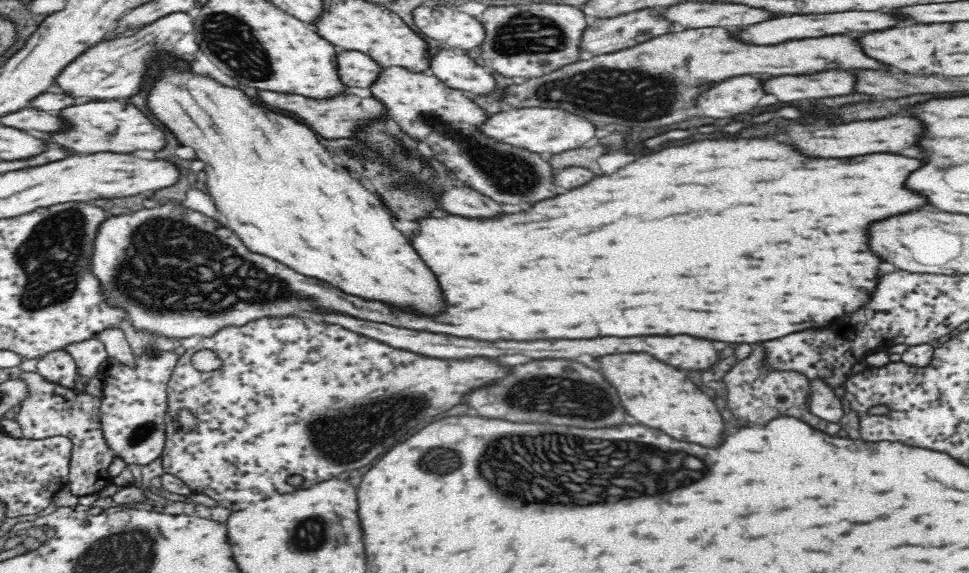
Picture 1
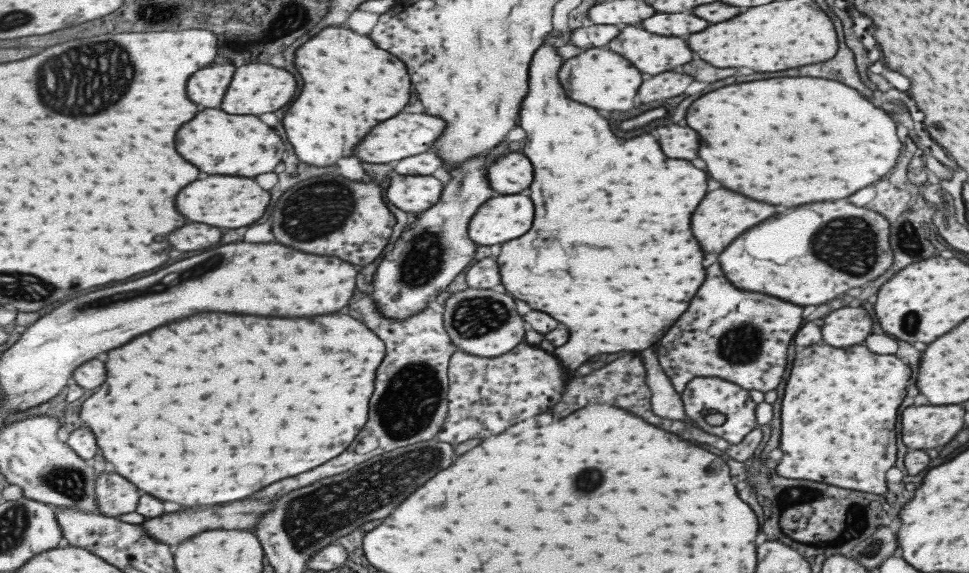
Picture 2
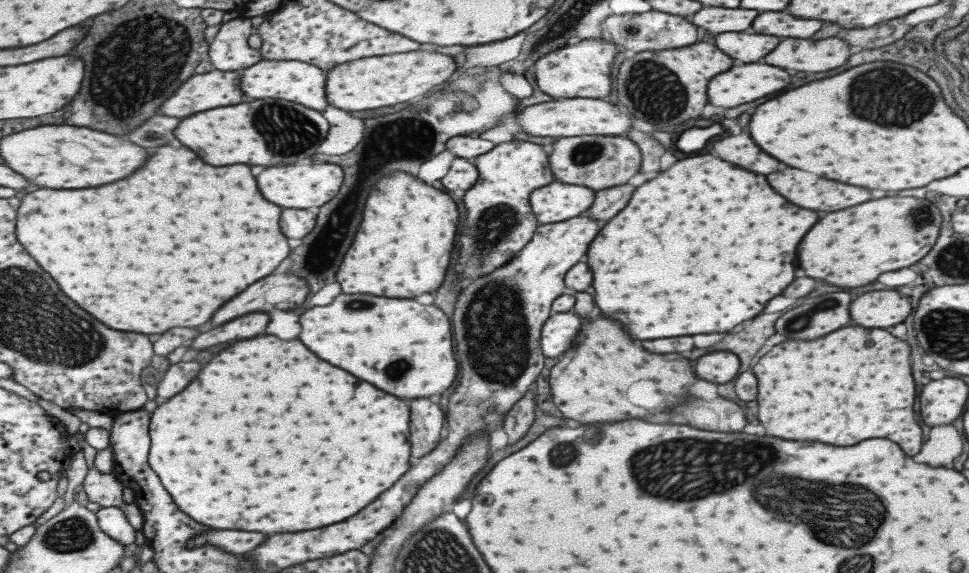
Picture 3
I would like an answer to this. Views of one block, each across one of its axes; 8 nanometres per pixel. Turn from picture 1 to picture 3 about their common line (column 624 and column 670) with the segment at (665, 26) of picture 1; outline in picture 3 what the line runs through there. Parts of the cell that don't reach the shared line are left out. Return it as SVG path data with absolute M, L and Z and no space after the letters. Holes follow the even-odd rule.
M649 10L643 14L611 14L601 22L601 36L609 38L609 42L615 42L617 46L625 50L633 50L637 54L641 52L657 52L657 50L677 50L681 46L689 46L697 40L697 30L693 24L683 20L681 16L673 14L661 14L657 10Z

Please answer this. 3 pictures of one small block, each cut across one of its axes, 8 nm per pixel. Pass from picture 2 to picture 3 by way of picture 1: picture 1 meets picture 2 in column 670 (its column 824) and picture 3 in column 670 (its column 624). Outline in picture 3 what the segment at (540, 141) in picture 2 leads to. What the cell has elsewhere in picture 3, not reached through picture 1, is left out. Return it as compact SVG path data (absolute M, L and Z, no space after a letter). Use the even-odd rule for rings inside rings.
M709 154L703 156L691 156L677 160L671 168L657 174L653 180L647 180L645 184L637 186L623 210L619 210L617 216L613 216L603 228L601 238L593 242L593 250L589 250L587 266L593 274L593 300L595 306L601 310L601 314L609 314L609 318L617 318L621 322L621 328L635 340L653 340L653 338L671 338L671 336L691 336L691 334L713 334L713 332L727 332L731 326L737 326L737 322L749 320L767 300L777 296L791 280L793 280L793 268L791 268L791 250L795 258L795 248L803 234L817 222L817 214L813 210L801 210L793 204L789 204L785 198L781 198L777 192L773 192L765 178L761 174L751 174L747 170L735 168L729 162L721 162L719 158L713 158Z

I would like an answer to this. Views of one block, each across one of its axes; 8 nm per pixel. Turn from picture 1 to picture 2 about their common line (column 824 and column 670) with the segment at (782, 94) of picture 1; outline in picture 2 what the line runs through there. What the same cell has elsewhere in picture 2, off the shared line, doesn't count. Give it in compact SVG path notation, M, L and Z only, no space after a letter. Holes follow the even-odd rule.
M663 72L663 74L651 76L651 78L643 80L643 84L637 90L639 102L647 104L647 102L679 96L691 84L691 80L693 78L683 76L683 74L675 74L675 72Z

